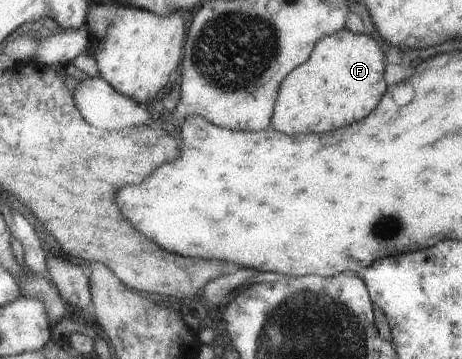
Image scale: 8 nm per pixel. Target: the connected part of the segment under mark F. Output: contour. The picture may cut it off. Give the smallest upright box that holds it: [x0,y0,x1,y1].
[272,28,384,136]

